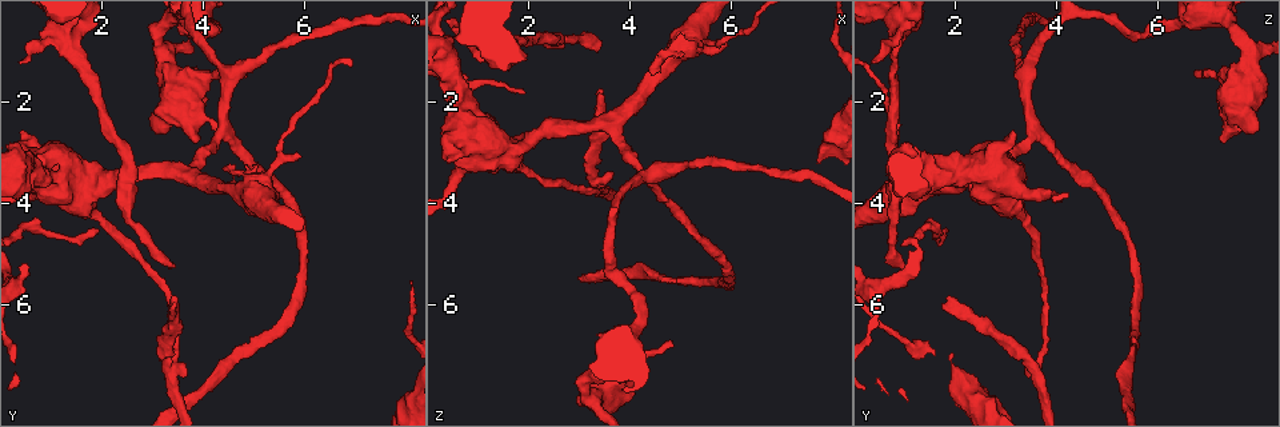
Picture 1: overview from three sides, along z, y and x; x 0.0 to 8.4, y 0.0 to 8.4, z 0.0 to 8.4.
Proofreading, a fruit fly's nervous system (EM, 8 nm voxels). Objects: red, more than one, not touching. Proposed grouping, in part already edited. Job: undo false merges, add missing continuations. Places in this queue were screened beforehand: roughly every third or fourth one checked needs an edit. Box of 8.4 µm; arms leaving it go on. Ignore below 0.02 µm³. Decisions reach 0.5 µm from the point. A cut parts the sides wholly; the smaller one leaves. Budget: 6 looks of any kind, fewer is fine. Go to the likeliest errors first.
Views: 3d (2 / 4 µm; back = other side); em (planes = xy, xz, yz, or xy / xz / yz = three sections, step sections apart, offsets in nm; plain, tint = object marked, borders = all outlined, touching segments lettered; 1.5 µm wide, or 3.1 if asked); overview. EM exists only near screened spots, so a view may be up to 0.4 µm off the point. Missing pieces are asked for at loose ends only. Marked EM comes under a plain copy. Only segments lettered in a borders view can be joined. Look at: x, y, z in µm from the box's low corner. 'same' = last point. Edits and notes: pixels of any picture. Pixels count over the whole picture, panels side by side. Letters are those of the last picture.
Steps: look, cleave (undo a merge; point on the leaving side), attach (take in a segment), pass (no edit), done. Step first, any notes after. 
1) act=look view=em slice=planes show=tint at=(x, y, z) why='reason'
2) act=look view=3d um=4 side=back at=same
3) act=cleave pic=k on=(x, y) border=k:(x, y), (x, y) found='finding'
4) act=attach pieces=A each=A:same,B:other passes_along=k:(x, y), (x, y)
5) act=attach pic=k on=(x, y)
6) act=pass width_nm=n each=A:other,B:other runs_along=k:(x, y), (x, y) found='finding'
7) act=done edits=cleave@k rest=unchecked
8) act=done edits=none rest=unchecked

act=look view=3d um=2 at=(3.40, 5.20, 0.90) why='free end'

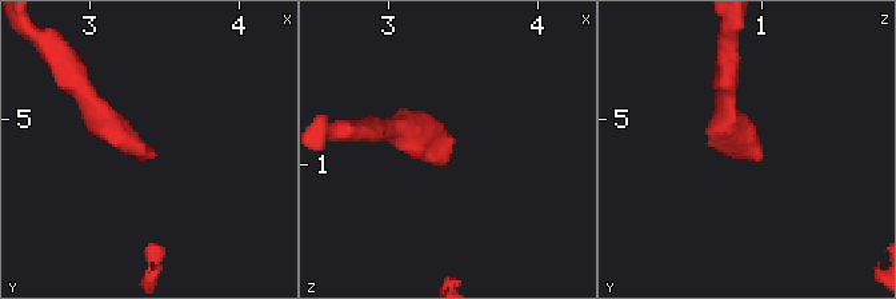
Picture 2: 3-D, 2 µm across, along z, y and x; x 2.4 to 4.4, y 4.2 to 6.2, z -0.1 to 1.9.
act=look view=em slice=planes show=borders at=(3.44, 5.20, 0.92) why='need the tissue'

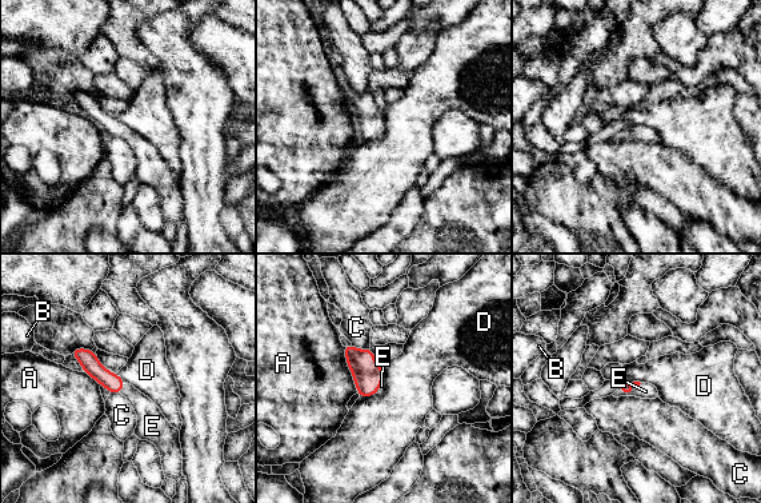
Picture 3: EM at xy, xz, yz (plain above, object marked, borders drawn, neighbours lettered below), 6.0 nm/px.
act=attach pieces=E each=A:other,B:other,C:other,D:other,E:same passes_along=3:(627, 387), (631, 390), (645, 391) found='the neuron continues'

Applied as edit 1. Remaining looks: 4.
act=look view=overview

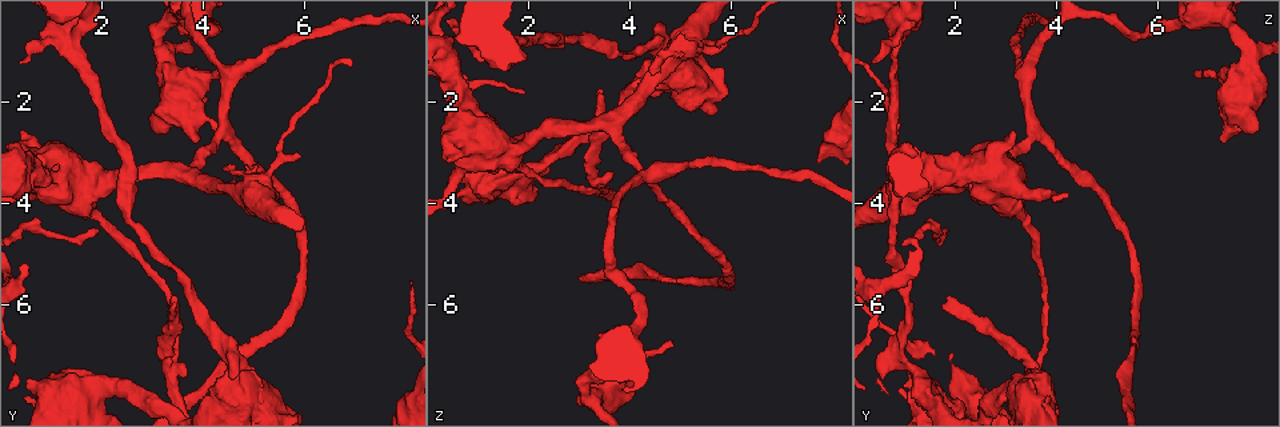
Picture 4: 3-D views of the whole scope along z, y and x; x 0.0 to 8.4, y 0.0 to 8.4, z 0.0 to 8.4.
act=look view=3d um=4 at=(3.35, 7.25, 3.60)

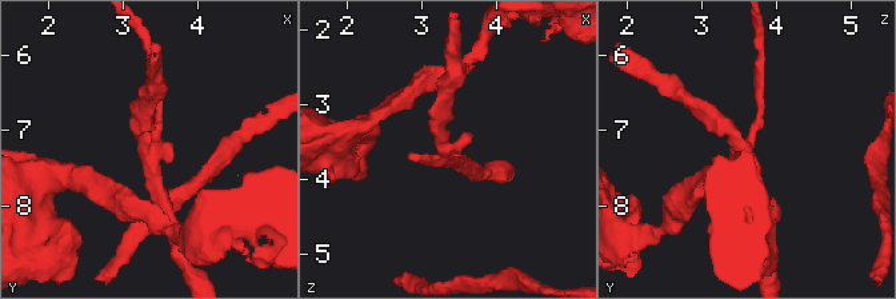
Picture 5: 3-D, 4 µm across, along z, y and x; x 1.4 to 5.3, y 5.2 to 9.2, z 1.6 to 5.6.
act=look view=em slice=planes show=tint at=(3.35, 7.20, 3.55) why='need the tissue'

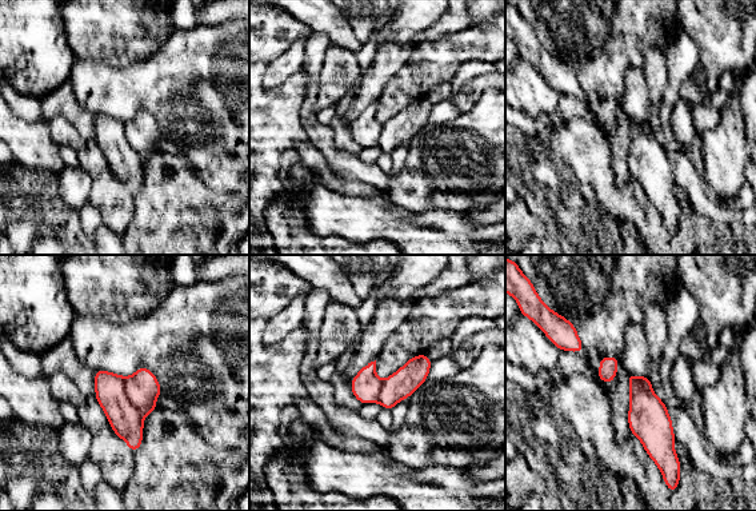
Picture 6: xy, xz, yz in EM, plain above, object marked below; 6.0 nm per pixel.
act=look view=em slice=planes show=borders at=same why='see the neighbours'

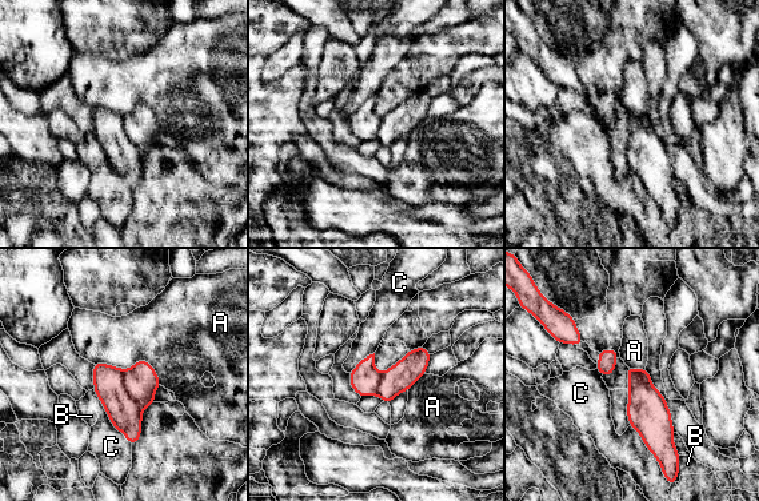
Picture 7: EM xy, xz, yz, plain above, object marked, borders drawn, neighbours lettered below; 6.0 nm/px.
act=cleave pic=7 on=(126, 415) width_nm=180 each=A:other,B:other,C:other border=7:(122, 371), (126, 391), (143, 408) found='a second neuron is stuck on'

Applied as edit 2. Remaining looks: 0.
act=done edits=attach@3,cleave@7 rest=unchecked

